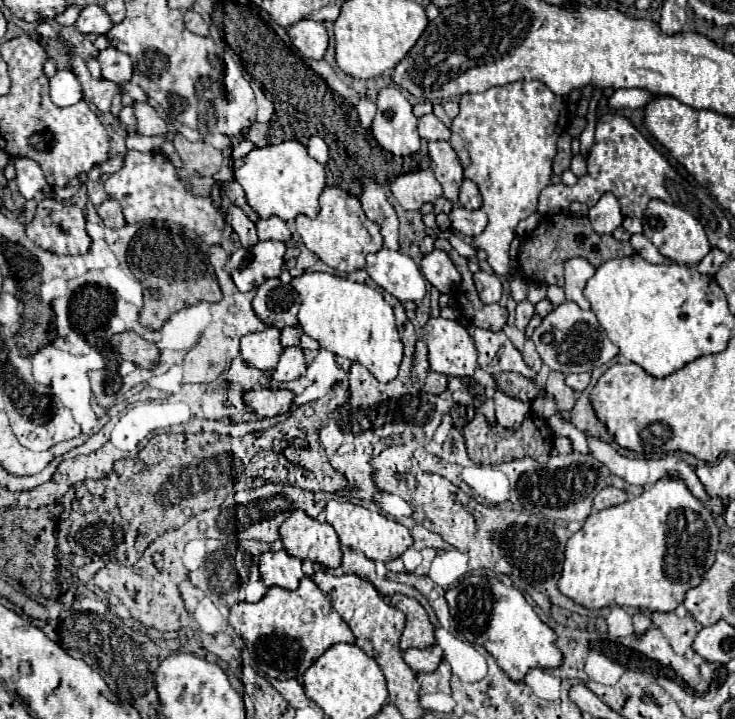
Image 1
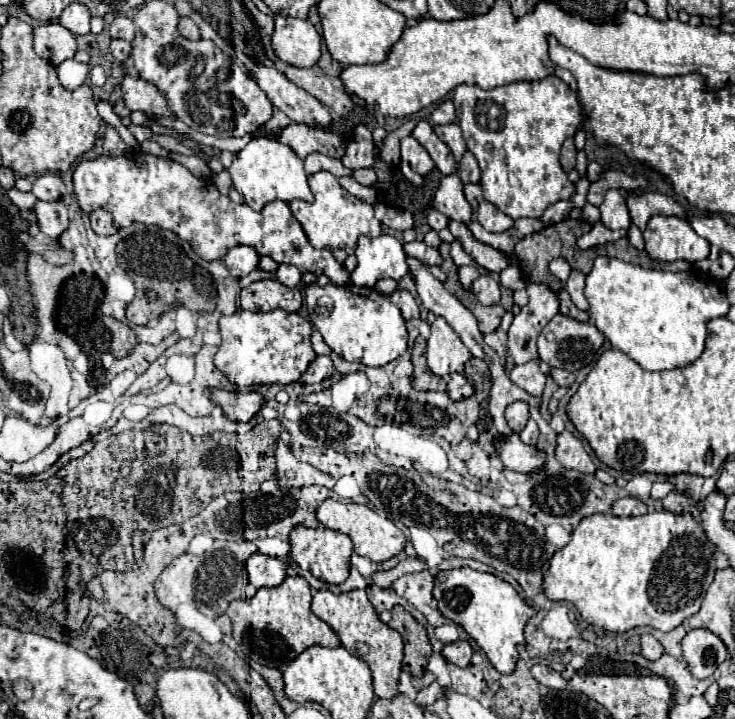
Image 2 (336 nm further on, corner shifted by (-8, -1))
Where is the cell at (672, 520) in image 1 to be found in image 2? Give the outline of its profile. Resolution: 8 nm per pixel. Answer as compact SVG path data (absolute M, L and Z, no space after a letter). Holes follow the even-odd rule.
M667 509L639 517L595 513L583 519L573 531L571 541L553 555L545 579L545 595L553 601L571 601L587 623L607 631L625 633L639 625L671 631L699 611L701 601L713 583L715 569L715 545L707 539L691 513L673 513Z

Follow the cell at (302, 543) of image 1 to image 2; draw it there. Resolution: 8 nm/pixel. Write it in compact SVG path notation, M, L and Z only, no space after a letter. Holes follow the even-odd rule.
M297 525L291 531L291 553L289 553L291 559L301 569L311 571L311 575L321 579L321 581L327 581L327 583L333 583L333 585L343 583L349 575L349 557L351 557L351 553L353 553L353 543L341 531L333 531L333 529L327 529L323 525L319 525L317 529L307 529L303 525Z

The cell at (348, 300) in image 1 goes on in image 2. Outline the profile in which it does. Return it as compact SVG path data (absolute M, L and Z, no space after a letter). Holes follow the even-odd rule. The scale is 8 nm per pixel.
M353 283L319 287L305 285L305 305L311 325L323 335L325 343L343 359L357 361L369 367L383 367L395 361L407 349L407 329L401 311L381 293Z

